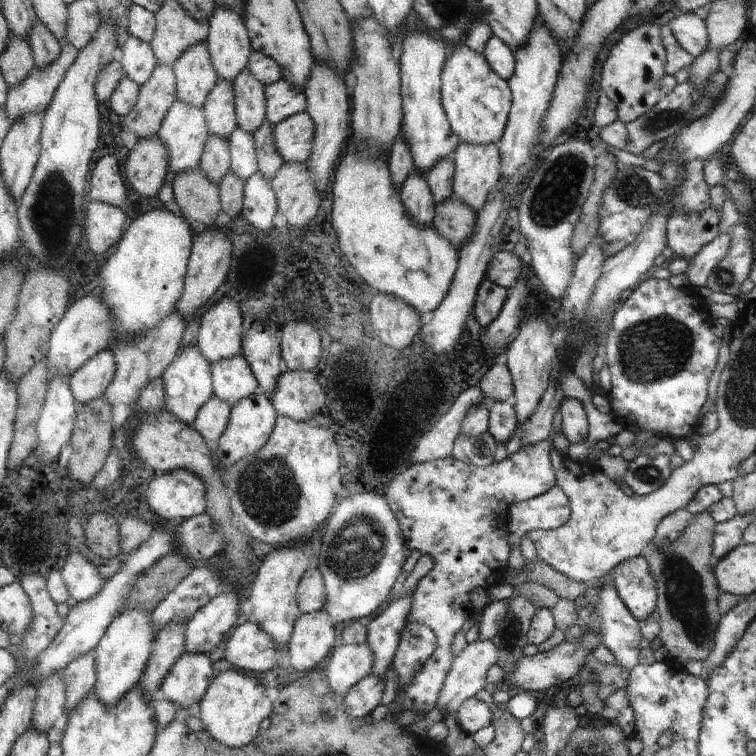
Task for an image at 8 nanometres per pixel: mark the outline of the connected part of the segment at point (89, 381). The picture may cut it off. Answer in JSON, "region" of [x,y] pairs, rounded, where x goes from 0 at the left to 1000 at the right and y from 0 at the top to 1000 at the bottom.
{"region":[[[138,462],[118,475],[93,500],[103,534],[118,533],[139,522],[153,495],[155,478],[149,462]]]}

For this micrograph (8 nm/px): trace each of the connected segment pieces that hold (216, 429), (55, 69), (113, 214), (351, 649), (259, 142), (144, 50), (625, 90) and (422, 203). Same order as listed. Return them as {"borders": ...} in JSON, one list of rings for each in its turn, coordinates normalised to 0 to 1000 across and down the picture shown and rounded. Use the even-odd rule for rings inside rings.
{"borders":[[[[284,525],[275,529],[275,533],[262,545],[257,565],[271,578],[276,589],[286,589],[296,575],[304,557],[307,540],[303,533]]],[[[82,56],[82,70],[78,77],[66,86],[58,89],[46,89],[38,94],[38,98],[29,106],[29,110],[17,112],[11,118],[11,134],[8,138],[8,149],[16,164],[25,156],[38,149],[52,146],[54,142],[65,142],[70,132],[79,108],[86,103],[89,94],[104,74],[106,66],[91,56]]],[[[123,269],[118,272],[112,295],[114,315],[126,336],[139,336],[144,328],[157,323],[168,302],[168,286],[163,276],[139,269]]],[[[488,851],[451,852],[429,878],[438,910],[456,921],[472,903],[493,890],[496,869]]],[[[351,160],[337,175],[340,204],[344,225],[353,235],[361,238],[372,221],[378,216],[376,206],[368,200],[362,169],[364,164]]],[[[168,44],[161,53],[161,69],[159,82],[164,87],[167,101],[185,114],[194,110],[209,86],[201,60]]],[[[848,32],[827,42],[810,58],[798,89],[792,95],[792,116],[815,143],[815,155],[824,164],[856,151],[874,132],[873,106],[878,95],[880,67],[873,36]]],[[[546,226],[529,250],[538,280],[560,299],[573,299],[578,267],[570,254],[565,231]]]]}

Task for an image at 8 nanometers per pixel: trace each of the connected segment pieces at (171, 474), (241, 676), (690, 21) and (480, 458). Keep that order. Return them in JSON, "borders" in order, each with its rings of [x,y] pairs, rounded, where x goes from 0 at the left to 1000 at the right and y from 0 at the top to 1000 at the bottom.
{"borders":[[[[233,619],[209,627],[198,636],[194,648],[194,664],[197,664],[197,672],[202,672],[202,677],[208,681],[225,690],[234,690],[238,685],[245,688],[267,681],[271,677],[271,669],[275,667],[272,653],[272,640],[259,624],[246,619]]],[[[302,885],[286,892],[270,925],[258,937],[261,947],[290,981],[306,989],[319,989],[332,984],[345,968],[345,955],[358,950],[362,931],[353,923],[353,907],[348,907],[333,893],[327,894],[317,885]]],[[[903,17],[888,25],[882,34],[898,61],[917,77],[934,65],[937,48],[926,19]]],[[[648,569],[636,574],[607,570],[601,587],[599,603],[632,618],[649,616],[656,610],[659,590],[660,583]]]]}

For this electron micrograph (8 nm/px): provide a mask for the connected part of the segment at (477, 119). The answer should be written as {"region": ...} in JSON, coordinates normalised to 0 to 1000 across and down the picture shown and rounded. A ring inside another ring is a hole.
{"region":[[[618,60],[598,61],[585,99],[585,136],[599,175],[620,190],[640,192],[660,188],[672,167],[677,147],[677,116],[657,98],[640,71]]]}

